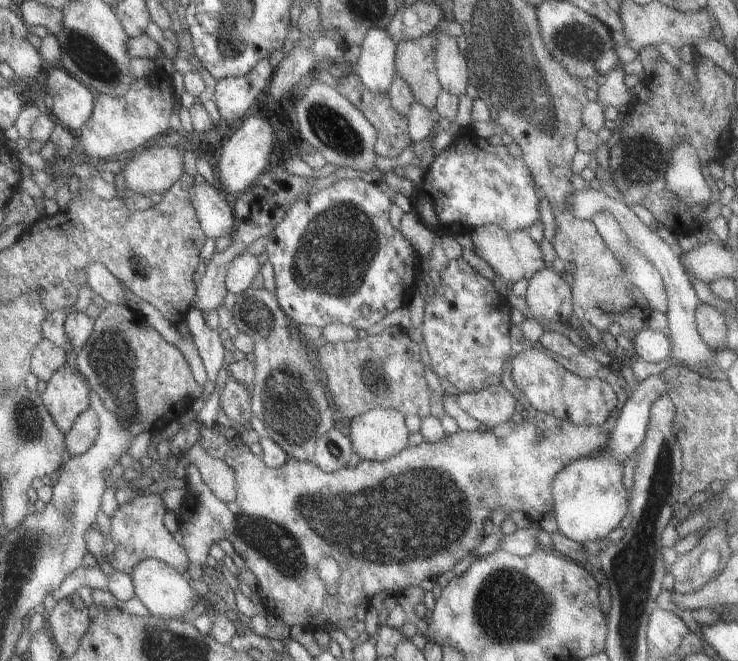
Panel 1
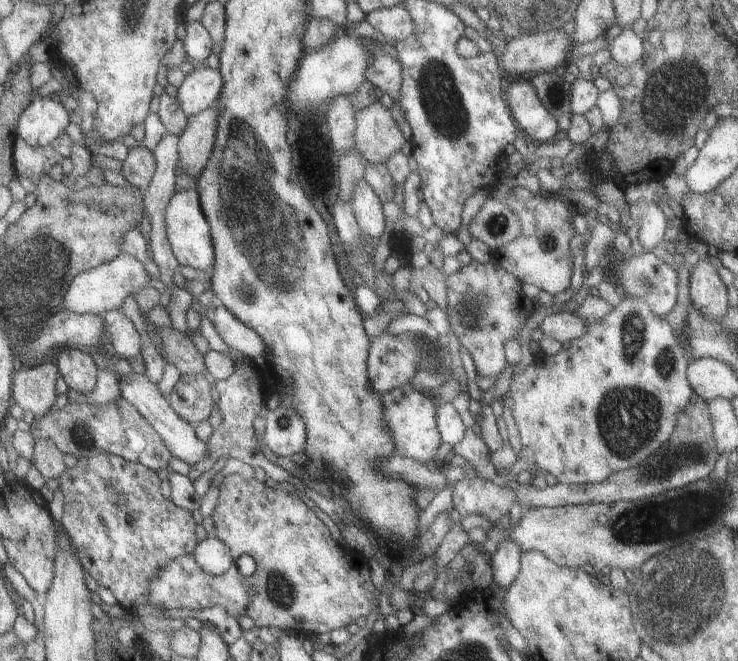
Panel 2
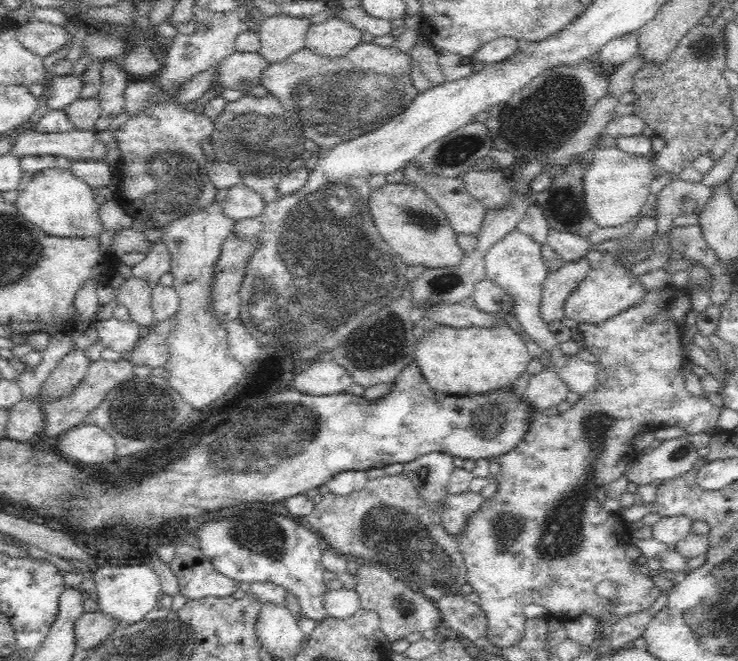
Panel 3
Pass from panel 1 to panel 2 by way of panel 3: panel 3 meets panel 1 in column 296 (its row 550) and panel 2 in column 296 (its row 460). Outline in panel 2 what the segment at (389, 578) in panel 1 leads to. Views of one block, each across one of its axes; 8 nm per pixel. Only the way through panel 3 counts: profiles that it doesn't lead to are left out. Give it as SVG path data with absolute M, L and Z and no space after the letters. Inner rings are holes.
M239 474L224 477L220 486L218 504L212 514L214 536L229 546L233 558L230 568L224 574L214 576L199 566L193 554L178 556L153 581L148 604L194 610L224 607L235 619L240 615L252 617L260 628L296 626L315 635L330 633L336 628L347 628L358 618L364 618L372 612L377 594L367 561L352 546L345 547L335 541L326 524L302 499L289 494L282 486L268 487L256 478L245 479ZM242 554L252 556L257 564L256 571L249 577L243 576L235 564Z

